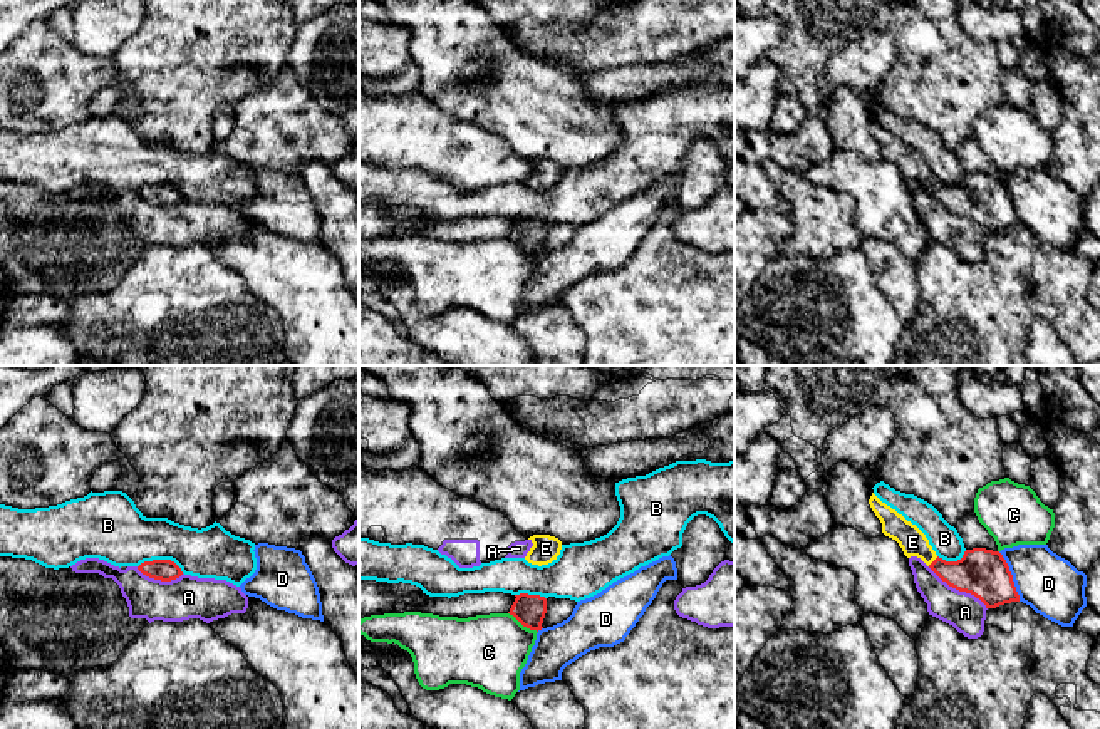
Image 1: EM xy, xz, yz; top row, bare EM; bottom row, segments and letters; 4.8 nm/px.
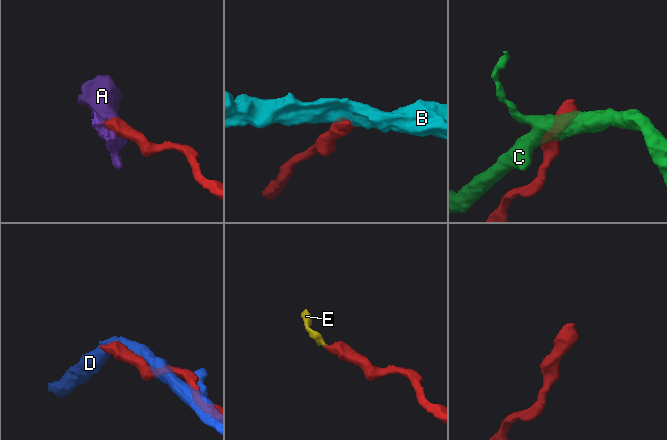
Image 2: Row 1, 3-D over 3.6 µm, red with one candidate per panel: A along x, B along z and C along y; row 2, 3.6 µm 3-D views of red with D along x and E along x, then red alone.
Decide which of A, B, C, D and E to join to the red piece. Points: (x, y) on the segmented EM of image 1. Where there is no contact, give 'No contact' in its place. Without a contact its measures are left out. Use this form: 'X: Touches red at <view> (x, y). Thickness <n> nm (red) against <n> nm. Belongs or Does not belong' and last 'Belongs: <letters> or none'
A: Touches red at yz (958, 589). Thickness 240 nm (red) against 180 nm. Does not belong
B: Touches red at xy (161, 560). Thickness 110 nm (red) against 300 nm. Does not belong
C: Touches red at xz (524, 625). Thickness 150 nm (red) against 360 nm. Does not belong
D: Touches red at yz (1011, 577). Thickness 240 nm (red) against 280 nm. Does not belong
E: Touches red at yz (934, 560). Thickness 240 nm (red) against 130 nm. Belongs
Belongs: E

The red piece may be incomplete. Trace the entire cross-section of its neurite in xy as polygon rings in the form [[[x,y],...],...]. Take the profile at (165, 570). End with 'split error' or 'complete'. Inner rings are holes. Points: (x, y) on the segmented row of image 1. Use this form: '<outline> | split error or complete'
[[[153,560],[144,561],[138,570],[154,580],[171,582],[183,575],[181,568],[171,560]]] | complete

